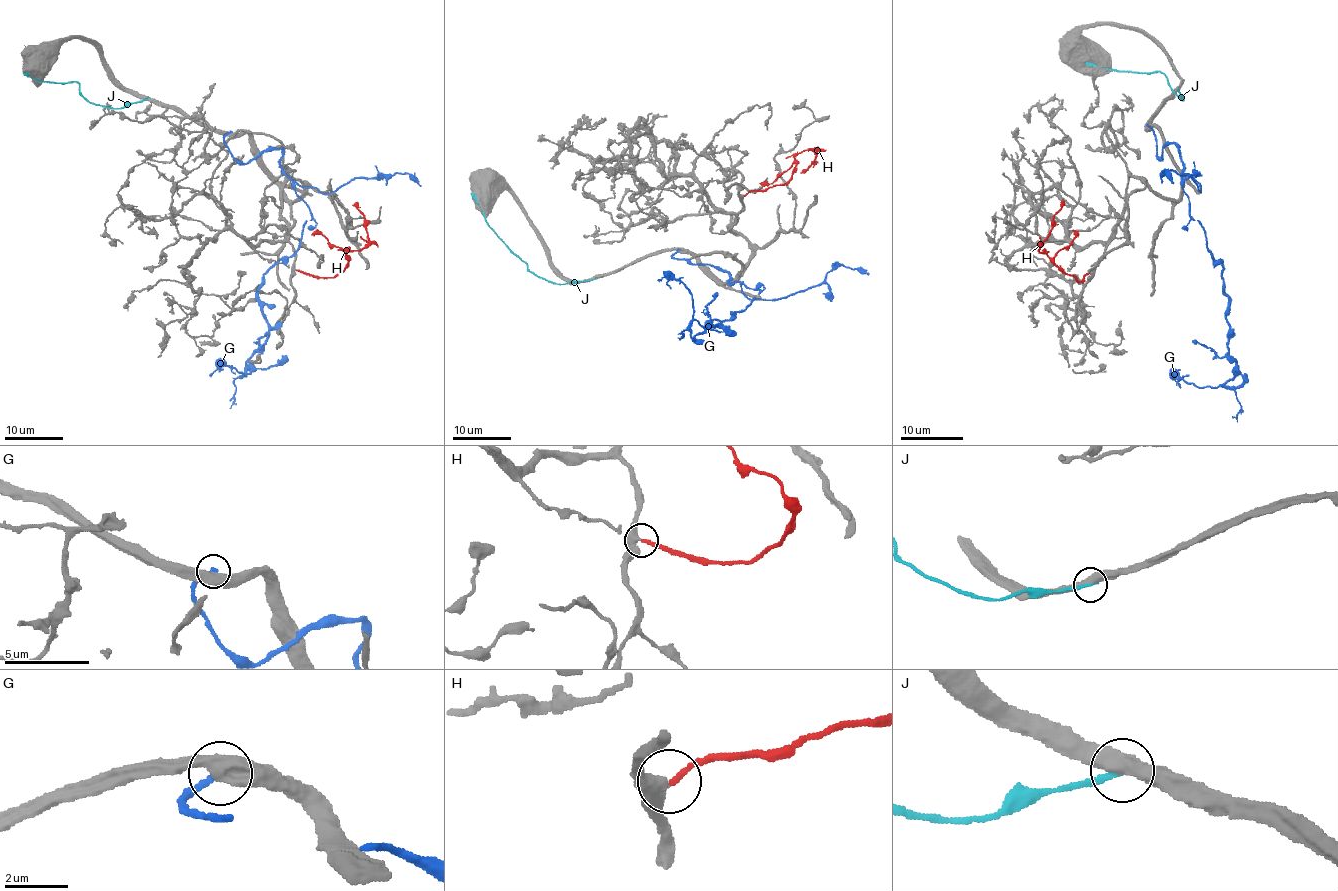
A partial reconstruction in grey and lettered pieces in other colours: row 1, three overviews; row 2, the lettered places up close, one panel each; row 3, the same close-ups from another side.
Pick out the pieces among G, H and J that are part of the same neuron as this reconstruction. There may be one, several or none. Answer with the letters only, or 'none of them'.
H

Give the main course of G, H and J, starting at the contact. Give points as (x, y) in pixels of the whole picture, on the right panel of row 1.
G: (1147, 126), (1161, 159), (1166, 145), (1180, 155), (1222, 263), (1243, 382), (1175, 376), (1180, 388)
H: (1088, 273), (1077, 280), (1040, 252), (1052, 227), (1052, 216), (1065, 201)
J: (1179, 90), (1183, 99), (1160, 71), (1121, 71), (1085, 62)

